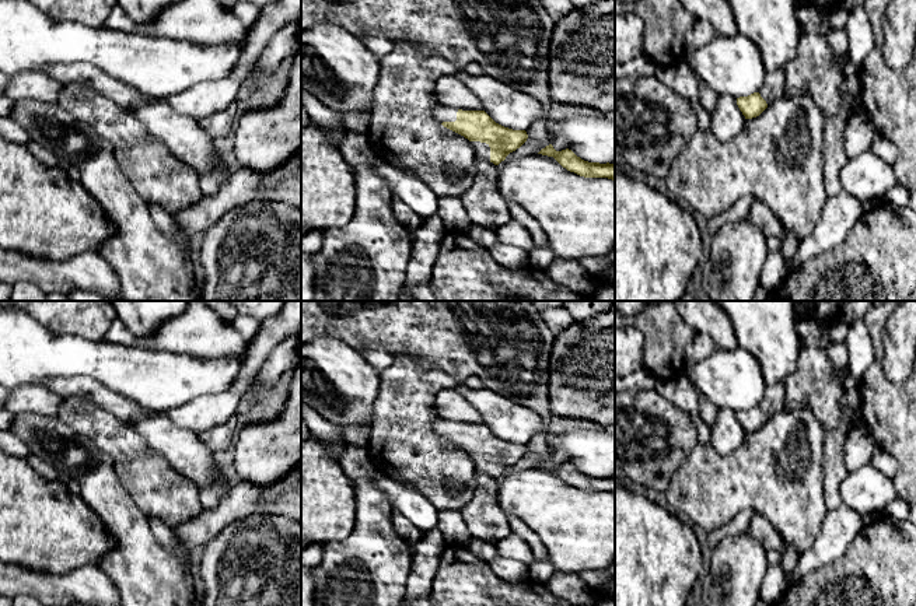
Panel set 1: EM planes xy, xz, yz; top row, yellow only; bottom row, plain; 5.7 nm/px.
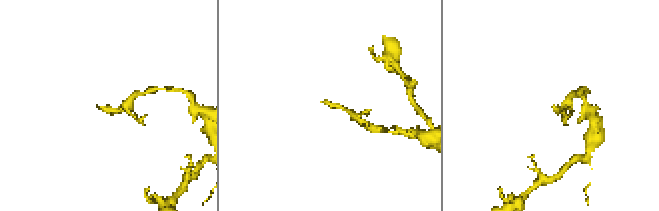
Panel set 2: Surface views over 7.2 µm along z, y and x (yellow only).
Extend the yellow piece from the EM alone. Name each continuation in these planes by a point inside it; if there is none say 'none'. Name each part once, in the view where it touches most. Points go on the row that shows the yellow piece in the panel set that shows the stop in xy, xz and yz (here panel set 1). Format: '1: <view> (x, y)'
1: xz (482, 150)

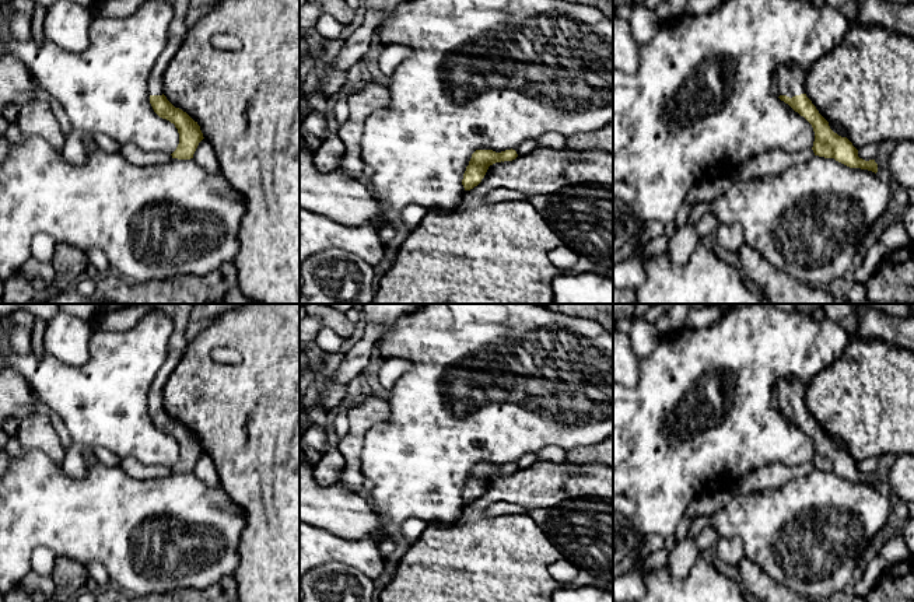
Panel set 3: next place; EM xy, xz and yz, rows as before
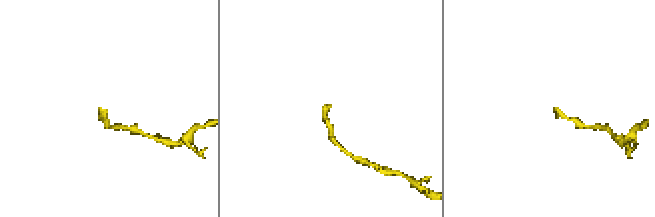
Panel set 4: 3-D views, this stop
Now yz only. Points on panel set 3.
1: yz (790, 79)

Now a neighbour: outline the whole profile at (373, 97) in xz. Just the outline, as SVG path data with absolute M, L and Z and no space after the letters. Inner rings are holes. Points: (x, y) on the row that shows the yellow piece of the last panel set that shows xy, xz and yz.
M370 78L360 92L349 95L349 119L337 132L346 146L344 155L337 168L339 172L357 181L364 176L365 161L361 158L364 122L372 112L388 106L389 102L389 90Z

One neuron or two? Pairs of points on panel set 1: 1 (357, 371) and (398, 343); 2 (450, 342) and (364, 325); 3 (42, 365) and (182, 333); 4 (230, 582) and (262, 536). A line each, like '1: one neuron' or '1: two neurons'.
1: two neurons
2: one neuron
3: two neurons
4: one neuron

